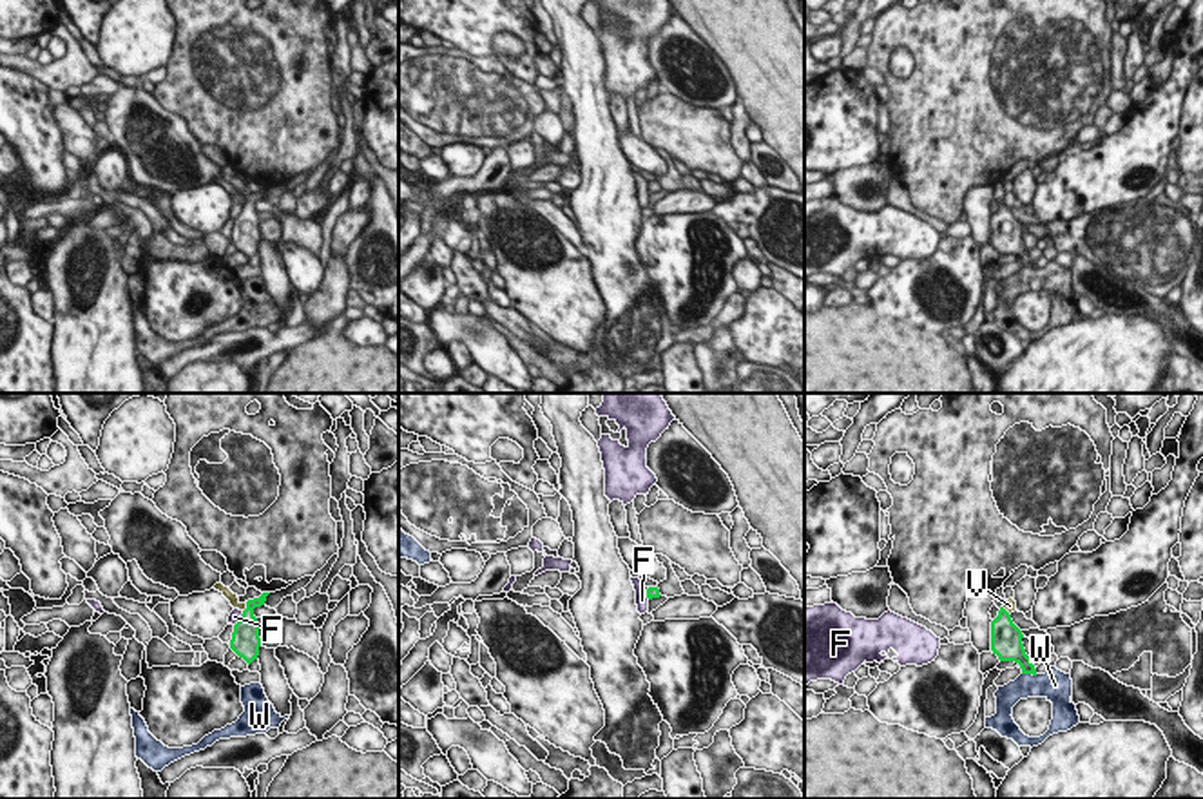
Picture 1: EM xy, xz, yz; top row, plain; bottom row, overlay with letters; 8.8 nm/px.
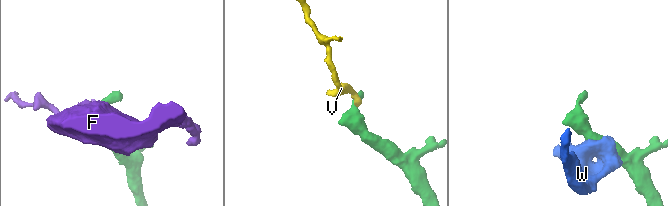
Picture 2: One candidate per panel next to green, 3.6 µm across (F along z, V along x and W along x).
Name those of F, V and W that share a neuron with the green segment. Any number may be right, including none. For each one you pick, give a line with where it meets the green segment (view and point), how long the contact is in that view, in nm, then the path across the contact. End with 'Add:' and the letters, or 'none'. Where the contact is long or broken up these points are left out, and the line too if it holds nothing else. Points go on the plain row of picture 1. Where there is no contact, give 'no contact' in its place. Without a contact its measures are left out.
Add: none

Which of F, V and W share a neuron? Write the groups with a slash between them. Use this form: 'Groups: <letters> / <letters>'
Groups: F / V / W

